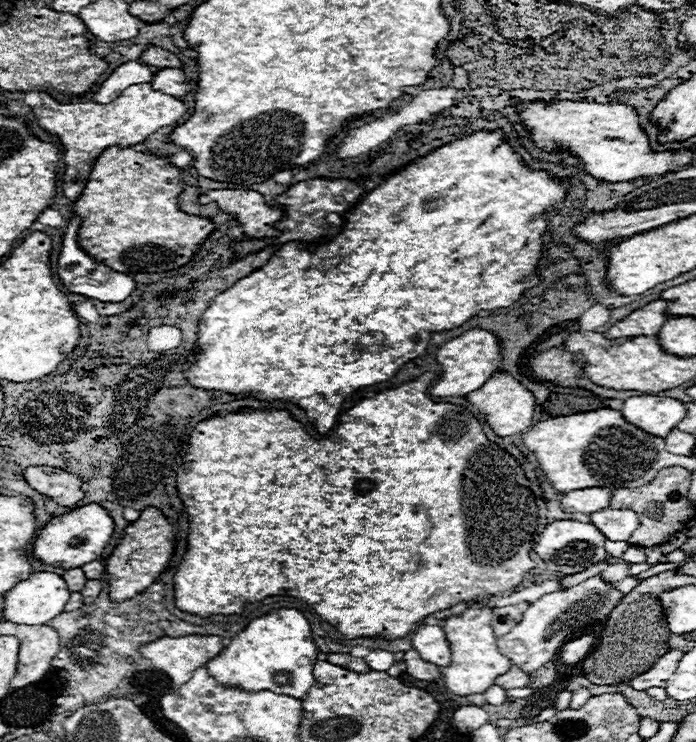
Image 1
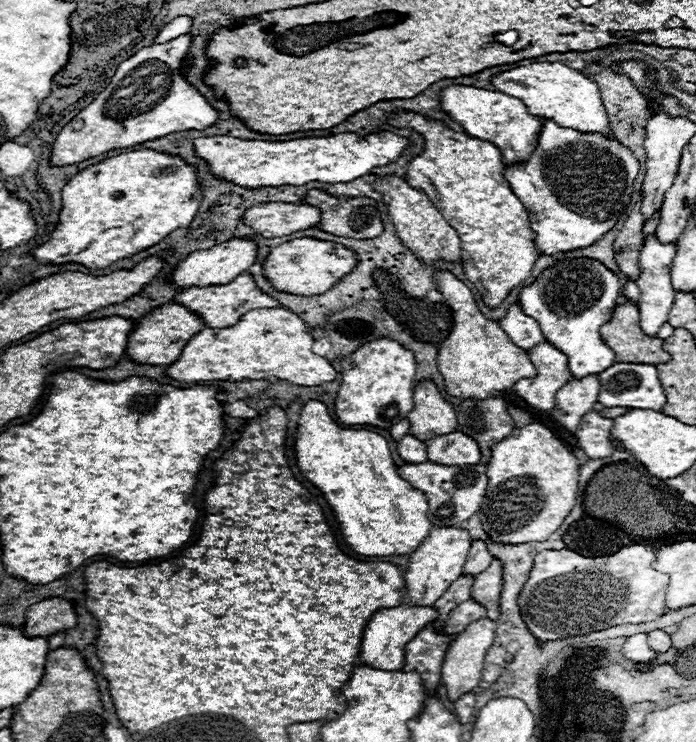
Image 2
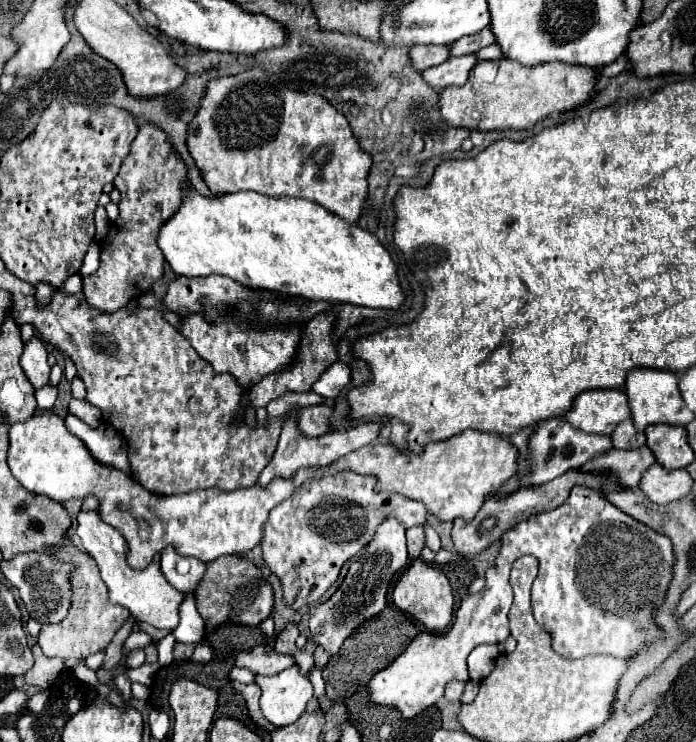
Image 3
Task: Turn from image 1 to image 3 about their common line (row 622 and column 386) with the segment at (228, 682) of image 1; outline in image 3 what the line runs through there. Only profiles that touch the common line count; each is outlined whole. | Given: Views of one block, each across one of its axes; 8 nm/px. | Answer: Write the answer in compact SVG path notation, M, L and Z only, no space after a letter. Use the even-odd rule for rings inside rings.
M182 186L182 190L186 194L184 202L174 212L174 216L166 224L162 224L162 228L158 232L158 248L162 250L162 254L164 254L164 258L170 264L174 274L188 276L188 278L220 274L220 276L228 276L234 282L238 282L242 286L248 286L248 288L266 288L266 290L274 290L274 292L280 292L280 294L300 296L300 298L306 298L306 300L330 300L330 302L346 302L346 304L368 306L368 308L386 308L386 310L398 310L404 304L406 296L400 288L398 268L396 268L390 252L378 242L378 238L374 234L370 234L368 230L362 230L356 224L344 222L340 216L322 208L320 204L314 204L314 202L302 200L302 198L270 198L270 196L262 196L258 192L234 192L234 194L220 194L220 196L204 196L192 186Z

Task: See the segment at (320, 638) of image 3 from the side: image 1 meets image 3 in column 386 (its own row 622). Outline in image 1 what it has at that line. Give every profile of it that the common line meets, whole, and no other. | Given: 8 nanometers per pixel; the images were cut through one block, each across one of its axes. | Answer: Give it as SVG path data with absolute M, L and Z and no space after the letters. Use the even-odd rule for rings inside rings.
M598 576L570 590L556 590L552 594L544 594L540 600L530 604L522 620L508 634L496 638L496 646L522 672L534 674L540 666L544 666L548 660L552 660L552 656L558 654L560 646L570 634L584 630L594 622L604 622L610 616L612 608L620 602L620 598L622 594L618 590L612 590L610 584L602 582Z

